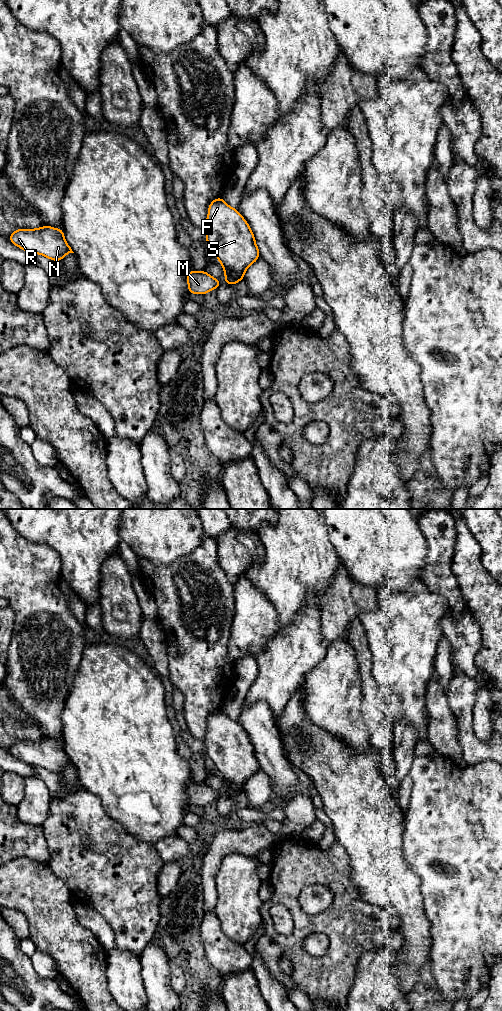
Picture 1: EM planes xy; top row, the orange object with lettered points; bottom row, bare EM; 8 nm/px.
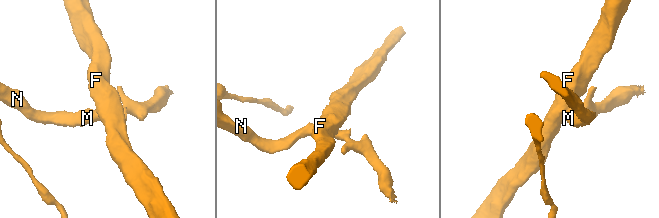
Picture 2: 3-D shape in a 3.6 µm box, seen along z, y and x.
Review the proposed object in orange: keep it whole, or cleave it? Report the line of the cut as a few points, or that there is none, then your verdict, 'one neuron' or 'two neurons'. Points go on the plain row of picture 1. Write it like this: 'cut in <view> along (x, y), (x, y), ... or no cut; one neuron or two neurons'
cut in xy along (224, 782), (233, 782), (242, 789); two neurons

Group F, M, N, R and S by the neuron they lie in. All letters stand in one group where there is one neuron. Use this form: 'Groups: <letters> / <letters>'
Groups: F S / M N R

